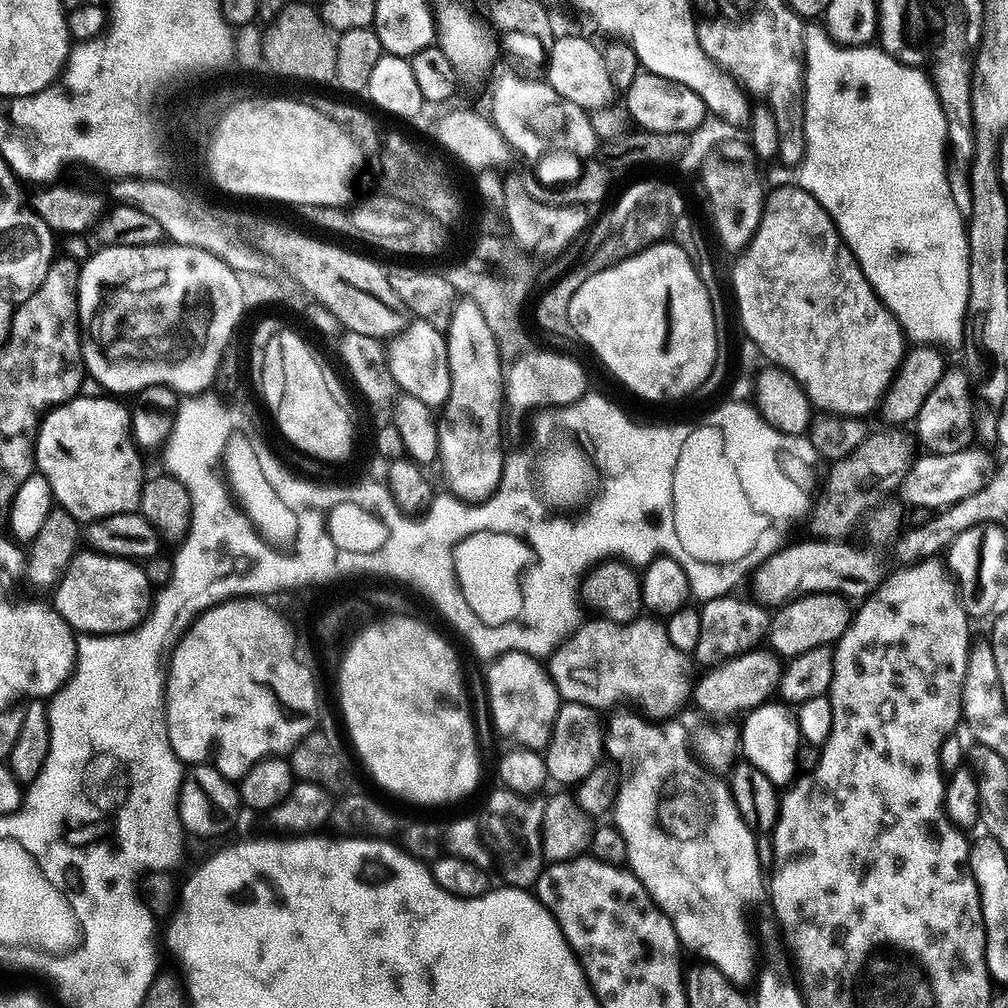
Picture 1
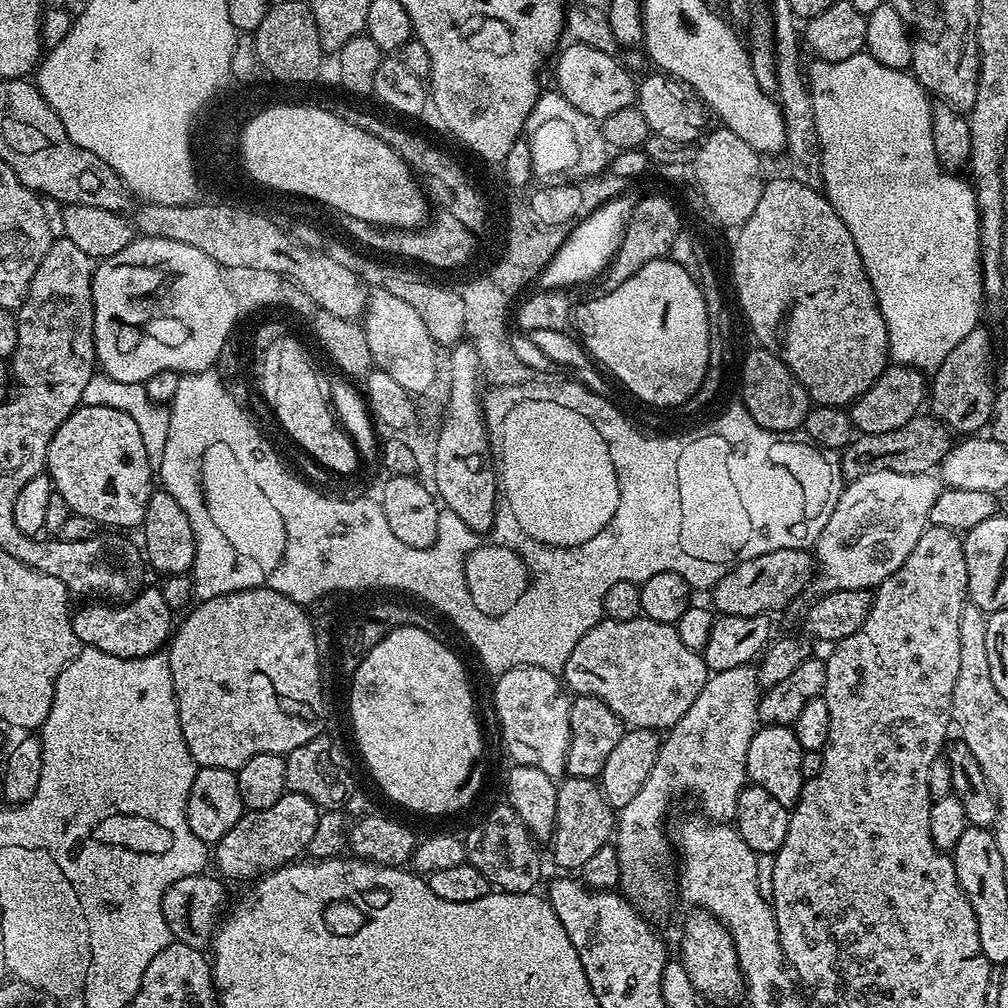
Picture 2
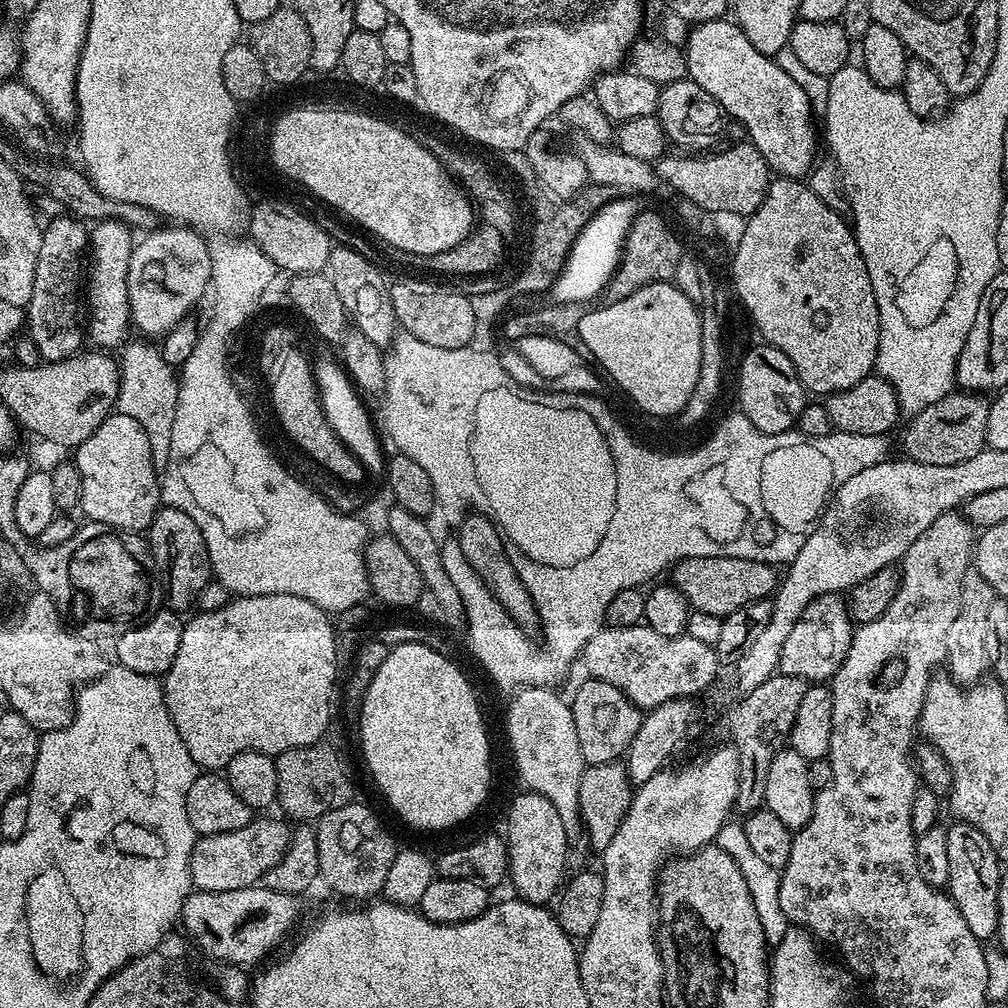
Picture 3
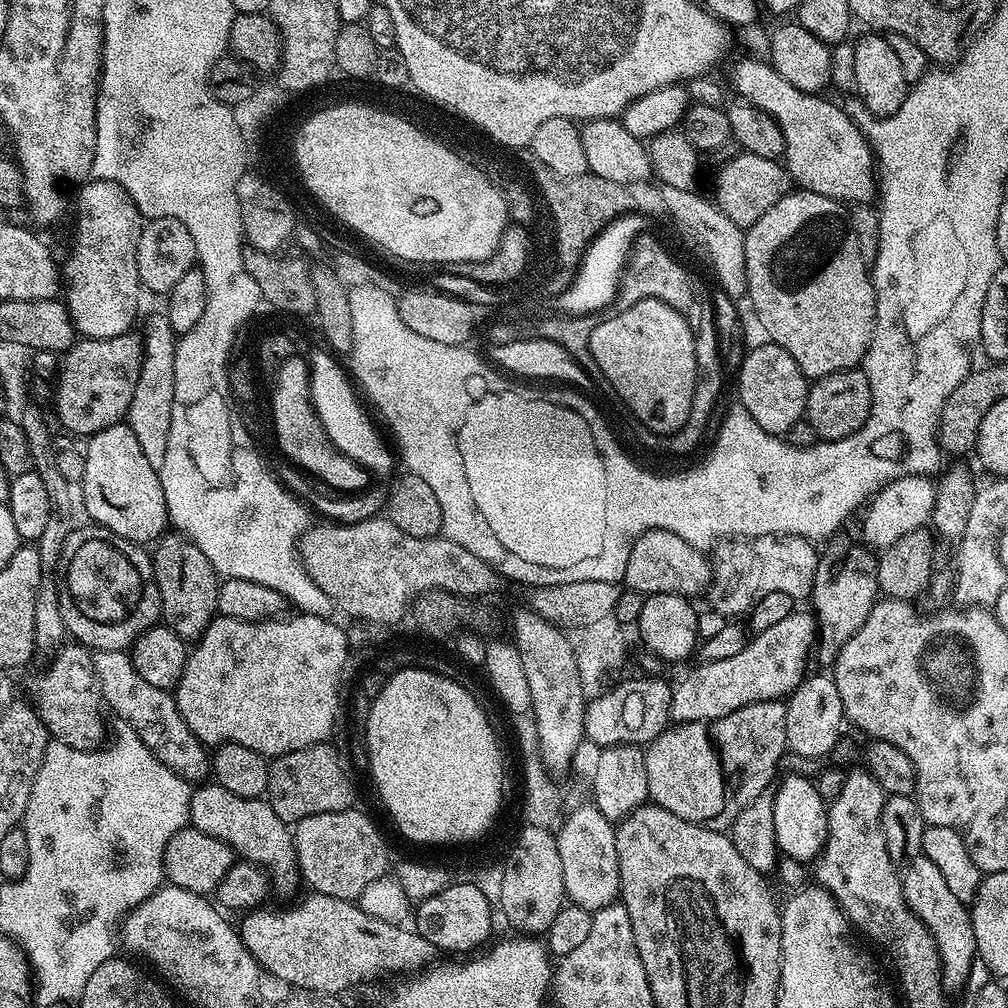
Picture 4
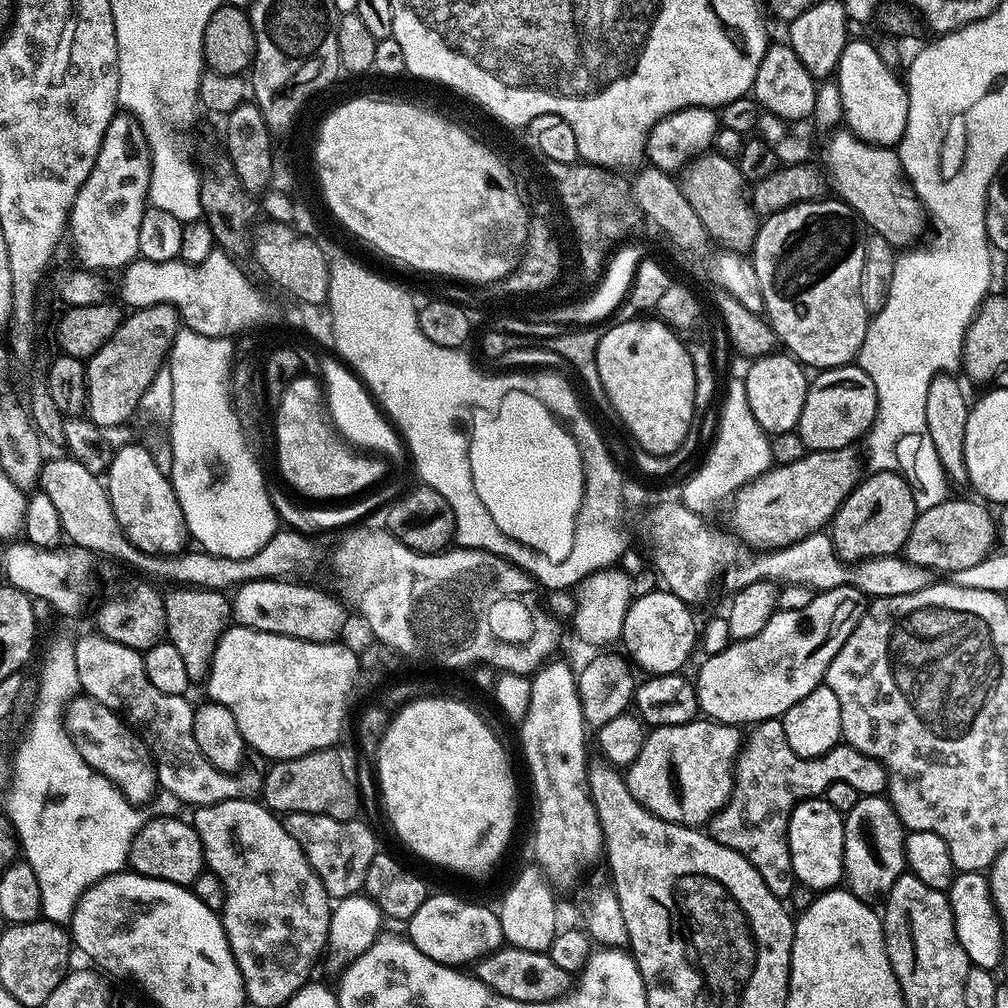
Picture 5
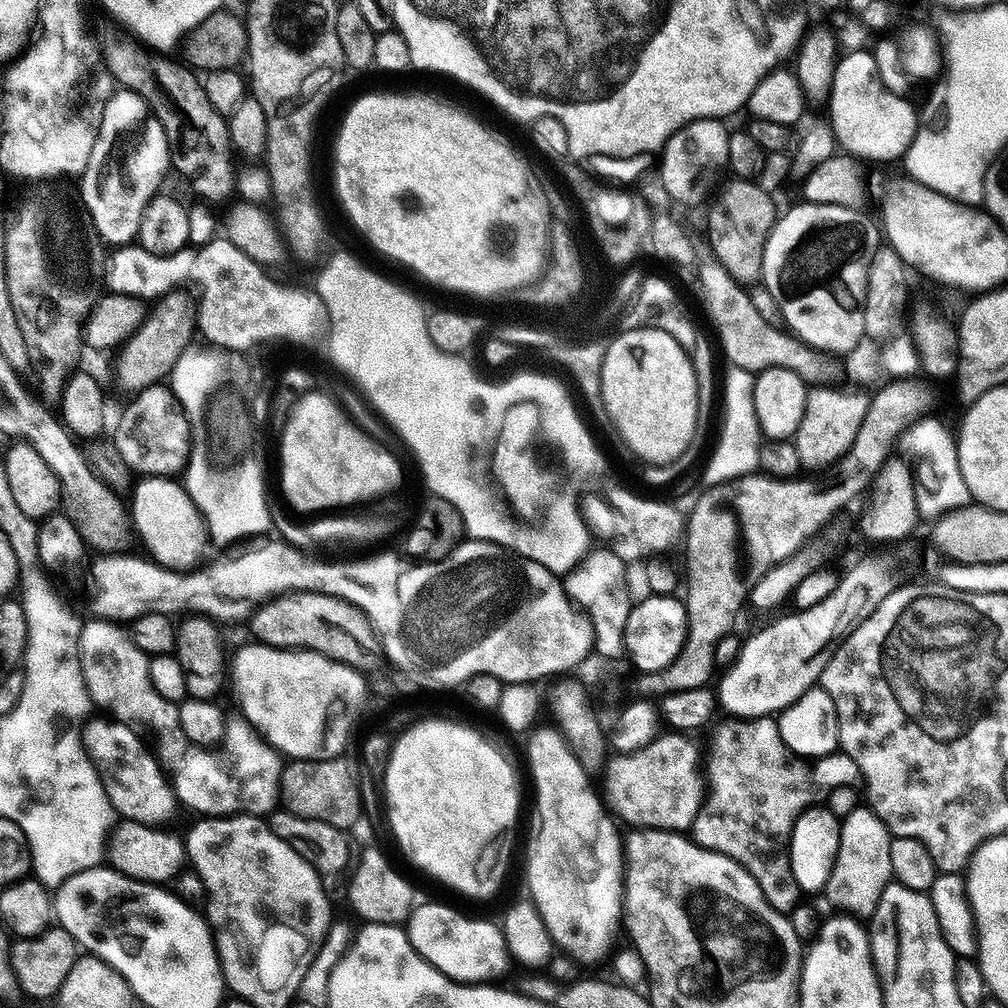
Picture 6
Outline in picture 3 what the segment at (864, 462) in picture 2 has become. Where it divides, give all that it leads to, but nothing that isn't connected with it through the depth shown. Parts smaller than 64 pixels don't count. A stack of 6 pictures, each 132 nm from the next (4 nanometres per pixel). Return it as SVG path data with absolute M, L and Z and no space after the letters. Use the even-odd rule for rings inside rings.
M953 390L946 398L915 413L904 432L903 455L926 466L954 466L974 458L986 447L986 414L989 401L983 395Z

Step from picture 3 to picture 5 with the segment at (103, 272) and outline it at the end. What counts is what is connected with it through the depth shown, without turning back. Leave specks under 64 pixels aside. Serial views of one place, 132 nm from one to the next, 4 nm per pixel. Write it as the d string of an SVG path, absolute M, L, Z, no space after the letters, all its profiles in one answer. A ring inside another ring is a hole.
M124 114L112 117L104 135L94 170L78 190L68 213L66 236L76 247L79 267L93 273L111 268L124 270L140 256L138 226L148 200L148 179L152 173L152 153L140 125Z

